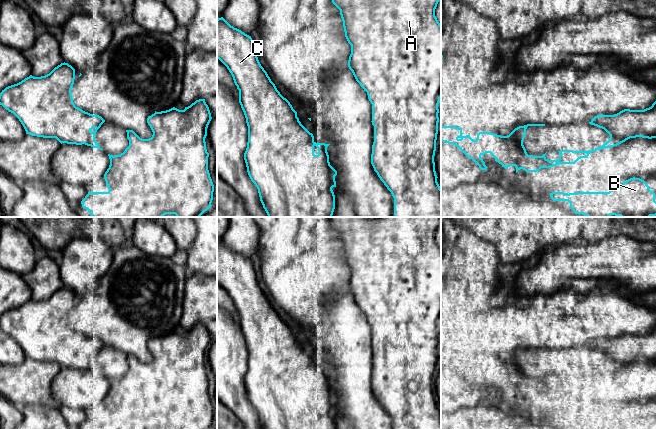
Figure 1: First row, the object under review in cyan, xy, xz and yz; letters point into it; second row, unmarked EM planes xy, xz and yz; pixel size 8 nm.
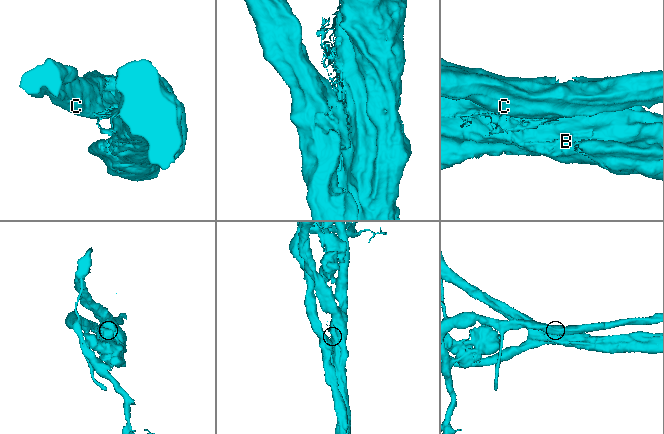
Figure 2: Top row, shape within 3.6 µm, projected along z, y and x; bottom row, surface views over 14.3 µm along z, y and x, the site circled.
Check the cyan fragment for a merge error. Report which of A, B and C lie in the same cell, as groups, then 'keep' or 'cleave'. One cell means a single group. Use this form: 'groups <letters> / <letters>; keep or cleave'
groups A B / C; cleave

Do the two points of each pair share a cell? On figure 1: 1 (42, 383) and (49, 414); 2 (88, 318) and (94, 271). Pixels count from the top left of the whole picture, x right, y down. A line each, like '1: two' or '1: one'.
1: two
2: two

